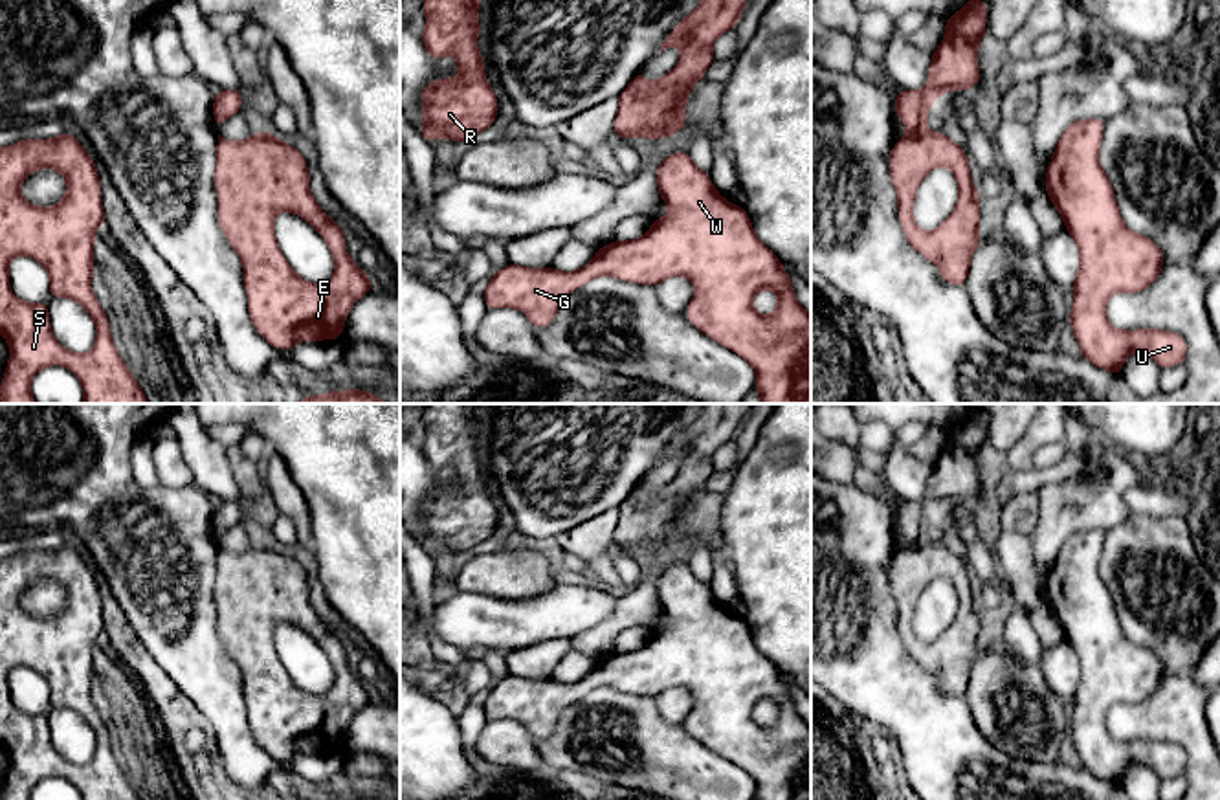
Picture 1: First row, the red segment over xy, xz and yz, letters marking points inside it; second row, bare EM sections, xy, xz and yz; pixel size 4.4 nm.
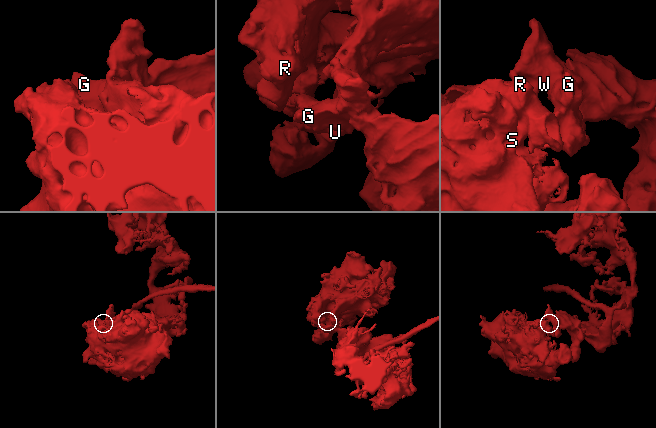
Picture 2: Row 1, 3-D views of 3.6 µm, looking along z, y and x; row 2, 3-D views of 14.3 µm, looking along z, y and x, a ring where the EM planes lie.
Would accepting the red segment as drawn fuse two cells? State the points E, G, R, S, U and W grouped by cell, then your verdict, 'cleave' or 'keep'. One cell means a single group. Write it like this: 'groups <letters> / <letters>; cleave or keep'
groups E R S / G U W; cleave

